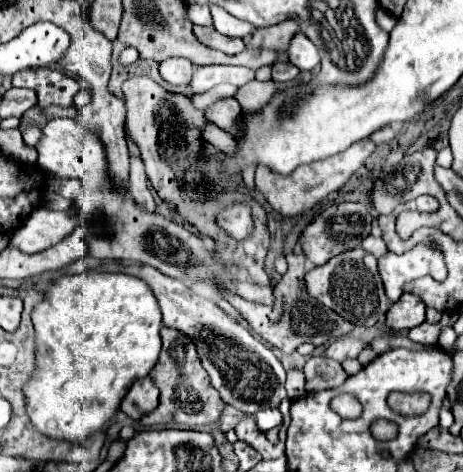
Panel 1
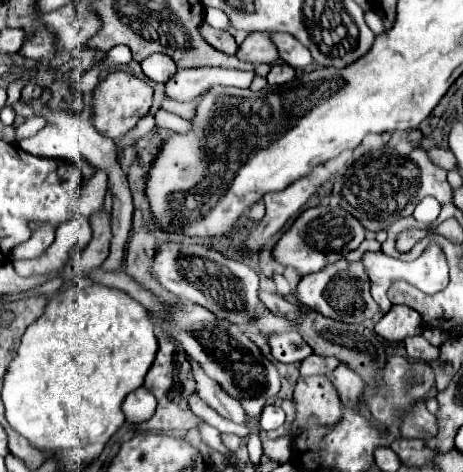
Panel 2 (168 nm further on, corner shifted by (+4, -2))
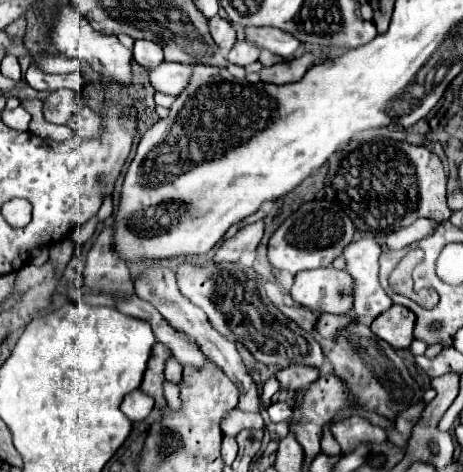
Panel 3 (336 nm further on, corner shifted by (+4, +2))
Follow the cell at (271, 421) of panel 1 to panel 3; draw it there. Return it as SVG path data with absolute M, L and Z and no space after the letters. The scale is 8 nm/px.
M282 401L272 403L266 411L268 411L268 415L270 415L270 419L272 419L274 423L280 423L280 421L290 421L290 419L292 419L292 409L290 409L286 403L282 403Z

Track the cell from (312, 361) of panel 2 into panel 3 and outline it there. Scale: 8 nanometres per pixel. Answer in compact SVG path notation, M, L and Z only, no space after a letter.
M290 365L278 373L278 381L282 389L292 389L292 391L302 391L310 383L314 383L320 377L320 369L310 367L310 365Z

